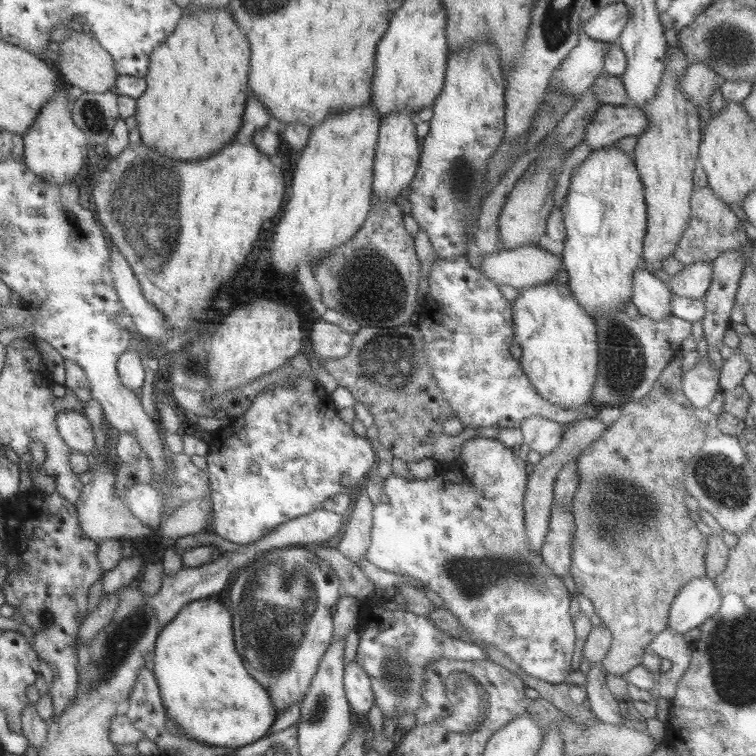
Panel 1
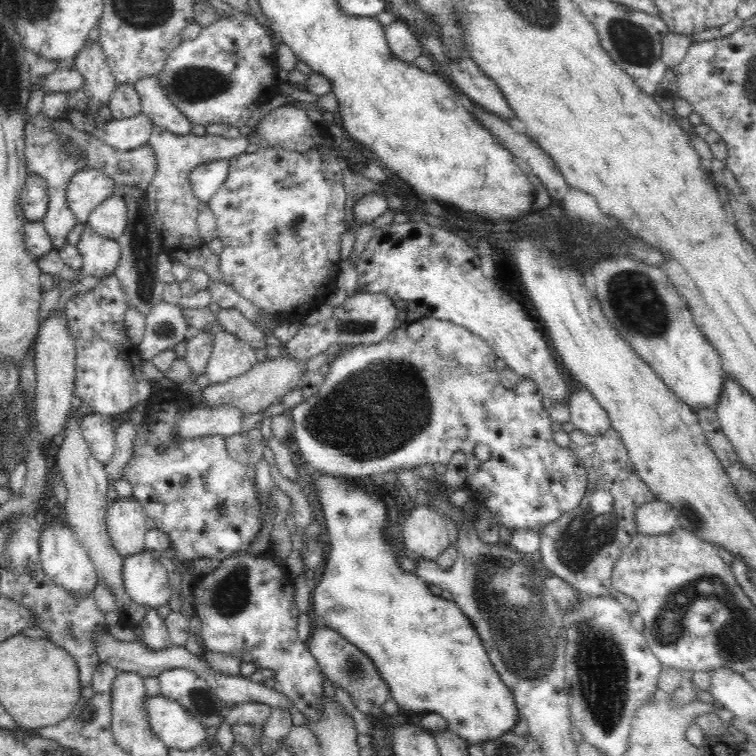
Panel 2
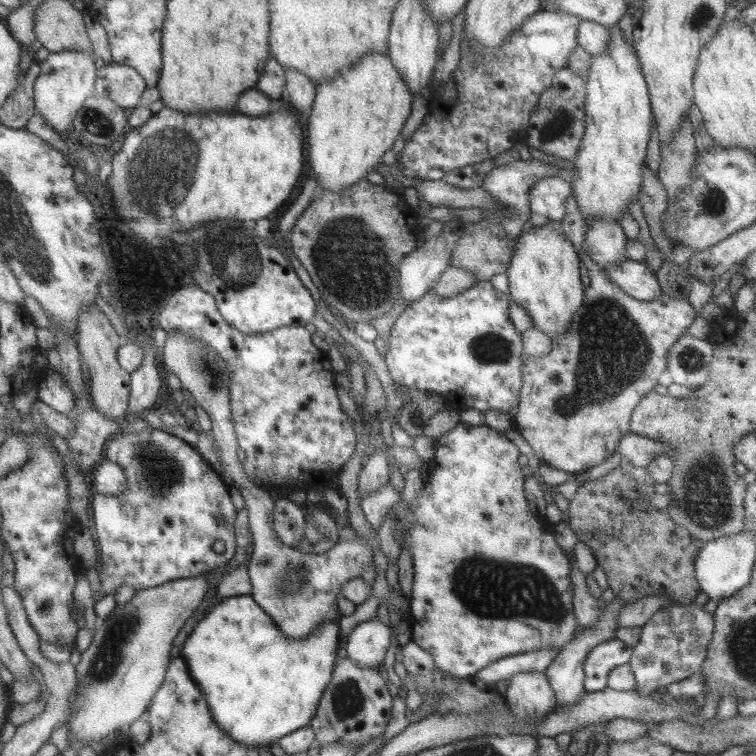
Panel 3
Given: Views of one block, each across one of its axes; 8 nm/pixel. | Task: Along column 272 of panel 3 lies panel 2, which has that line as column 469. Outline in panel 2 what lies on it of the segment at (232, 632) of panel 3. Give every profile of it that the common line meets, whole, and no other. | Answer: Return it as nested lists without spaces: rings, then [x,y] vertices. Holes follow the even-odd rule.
[[[317,471],[310,480],[324,516],[327,546],[330,546],[326,564],[322,565],[324,576],[313,586],[311,615],[318,616],[322,624],[338,631],[374,661],[400,712],[441,714],[449,729],[468,744],[479,745],[512,731],[520,718],[513,694],[490,662],[475,626],[454,601],[434,595],[424,580],[402,570],[394,549],[384,537],[390,510],[375,494],[364,491],[358,484],[358,481],[349,484],[346,477]]]

